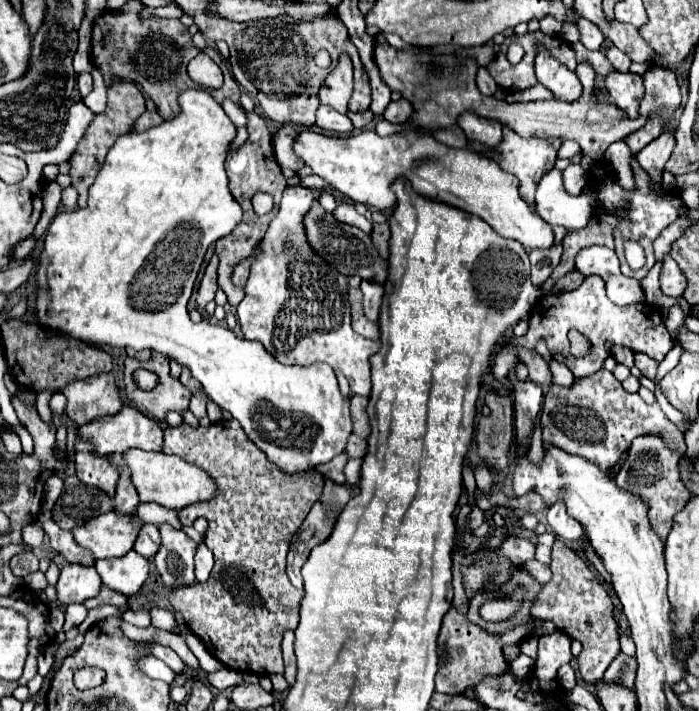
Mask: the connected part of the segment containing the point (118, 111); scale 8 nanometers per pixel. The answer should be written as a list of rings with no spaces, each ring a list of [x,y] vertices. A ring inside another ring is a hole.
[[[116,82],[108,88],[108,104],[106,110],[102,114],[96,114],[92,124],[88,126],[88,132],[84,132],[84,138],[80,140],[80,144],[76,146],[76,152],[70,156],[68,164],[70,164],[70,178],[72,178],[72,186],[78,190],[78,206],[84,208],[86,198],[88,198],[88,188],[92,186],[98,170],[104,164],[106,152],[110,150],[110,146],[116,142],[118,136],[122,136],[124,132],[130,132],[136,118],[146,110],[146,100],[142,96],[142,92],[138,90],[138,86],[134,82]]]

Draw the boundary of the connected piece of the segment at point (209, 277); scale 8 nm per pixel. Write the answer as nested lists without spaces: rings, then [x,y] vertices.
[[[214,254],[212,260],[208,262],[208,266],[206,266],[204,278],[202,278],[200,288],[198,288],[198,300],[196,302],[198,302],[198,308],[200,310],[204,310],[204,306],[208,302],[212,302],[214,296],[216,296],[216,290],[218,290],[218,284],[216,284],[216,268],[218,268],[218,256]]]

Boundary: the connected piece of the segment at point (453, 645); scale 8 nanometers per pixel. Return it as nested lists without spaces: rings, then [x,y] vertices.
[[[454,604],[442,620],[438,634],[438,674],[436,674],[436,692],[444,694],[462,694],[466,688],[474,686],[486,674],[500,674],[506,668],[502,648],[508,644],[520,644],[532,636],[532,624],[520,624],[508,628],[500,634],[490,634],[484,628],[468,622],[466,614],[460,614]]]

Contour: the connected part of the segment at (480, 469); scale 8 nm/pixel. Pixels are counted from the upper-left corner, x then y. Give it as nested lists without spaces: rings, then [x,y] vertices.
[[[478,465],[474,471],[474,477],[477,487],[482,491],[491,490],[492,487],[495,487],[493,475],[485,466]]]

